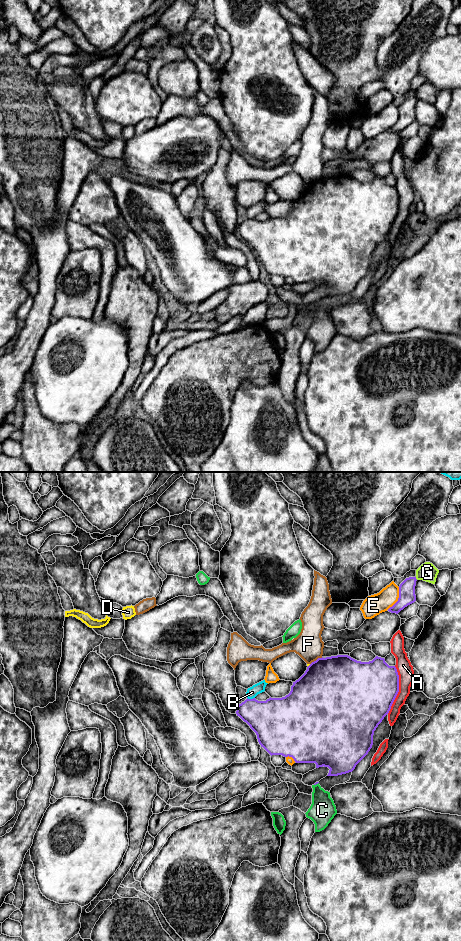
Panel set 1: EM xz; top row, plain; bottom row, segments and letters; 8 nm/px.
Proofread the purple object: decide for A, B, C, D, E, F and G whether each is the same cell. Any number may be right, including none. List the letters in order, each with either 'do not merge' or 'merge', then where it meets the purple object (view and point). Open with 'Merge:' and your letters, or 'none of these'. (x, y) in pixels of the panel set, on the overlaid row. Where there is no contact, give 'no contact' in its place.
Merge: none of these
A: do not merge | xz (398, 690)
B: do not merge | xz (251, 699)
C: do not merge | xz (316, 783)
D: do not merge | xz (309, 665)
E: do not merge | xz (398, 599)
F: do not merge | xz (316, 660)
G: do not merge | xz (415, 578)

